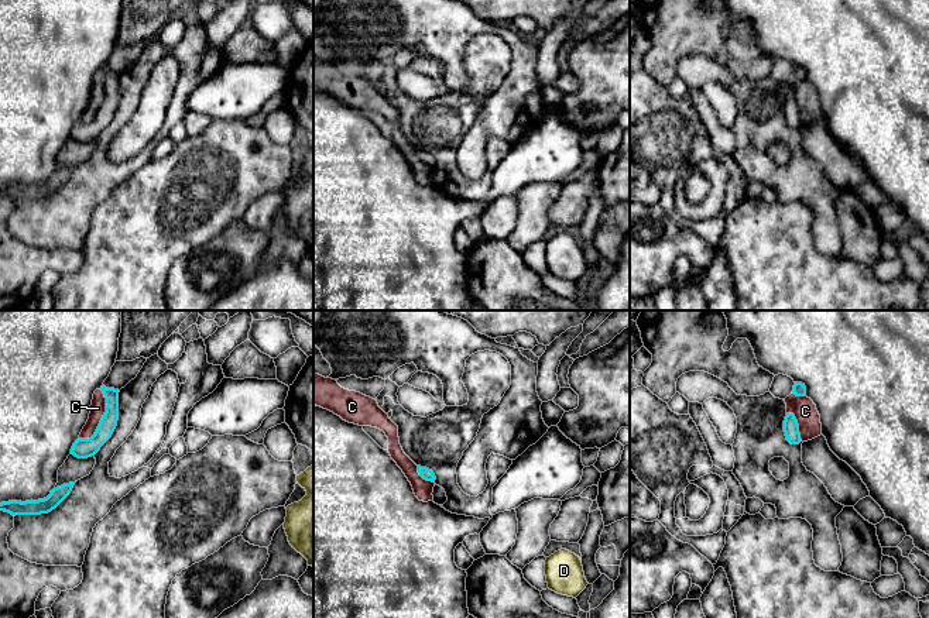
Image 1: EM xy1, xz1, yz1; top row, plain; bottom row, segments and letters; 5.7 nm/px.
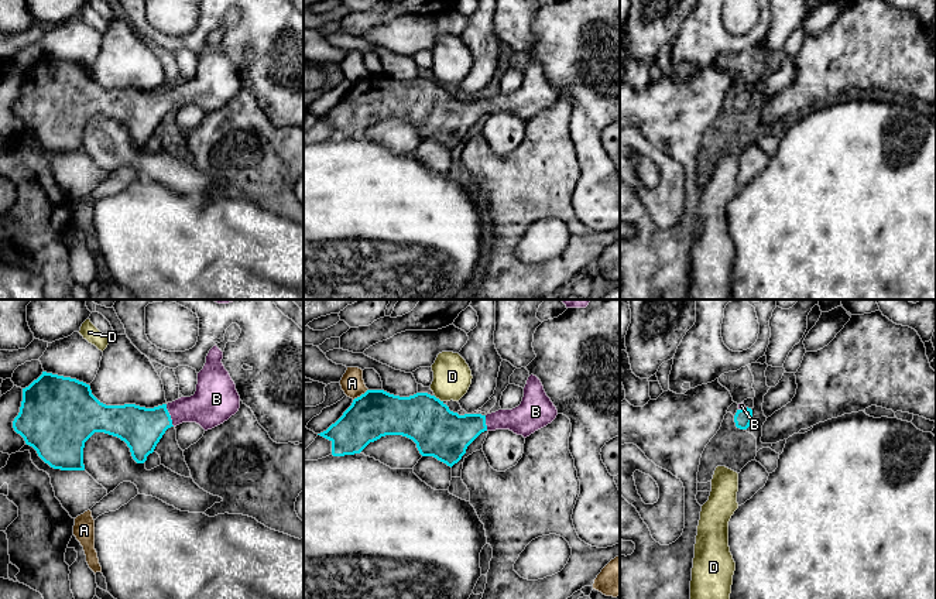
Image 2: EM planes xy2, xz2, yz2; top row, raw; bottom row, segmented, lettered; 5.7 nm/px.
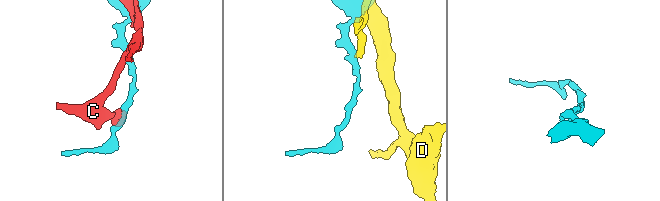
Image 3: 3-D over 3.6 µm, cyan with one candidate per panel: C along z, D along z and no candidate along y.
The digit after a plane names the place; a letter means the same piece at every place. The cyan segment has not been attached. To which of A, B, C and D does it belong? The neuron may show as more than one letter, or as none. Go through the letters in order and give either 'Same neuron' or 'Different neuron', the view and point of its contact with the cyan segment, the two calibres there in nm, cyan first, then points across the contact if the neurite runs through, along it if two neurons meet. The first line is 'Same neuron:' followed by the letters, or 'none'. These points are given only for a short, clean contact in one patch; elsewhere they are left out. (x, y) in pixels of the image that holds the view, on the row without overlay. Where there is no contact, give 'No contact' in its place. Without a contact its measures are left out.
Same neuron: B
A: Different neuron. Touches cyan at xz2 (362, 78). Thickness 260 nm (cyan) against 130 nm
B: Same neuron. Touches cyan at xy2 (170, 99). Thickness 240 nm (cyan) against 240 nm. Path across: xy2 (141, 112), (170, 99), (212, 88)
C: Different neuron. Touches cyan at xy1 (102, 102). Thickness 110 nm (cyan) against 90 nm. Boundary: xy1 (100, 72), (105, 98), (96, 114), (89, 122), (79, 123)
D: Different neuron. Touches cyan at xz2 (438, 82). Thickness 280 nm (cyan) against 220 nm. Boundary: xz2 (434, 79), (442, 85)

